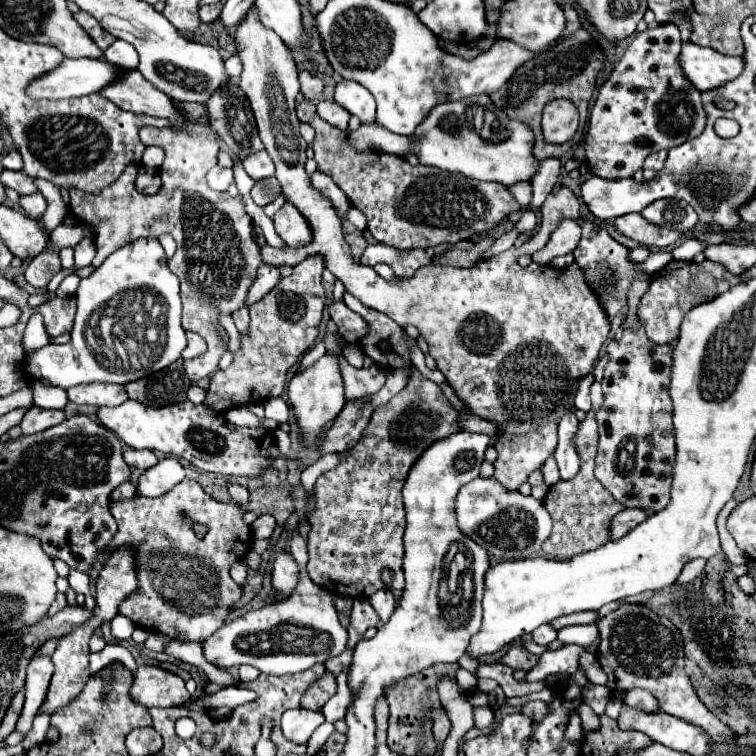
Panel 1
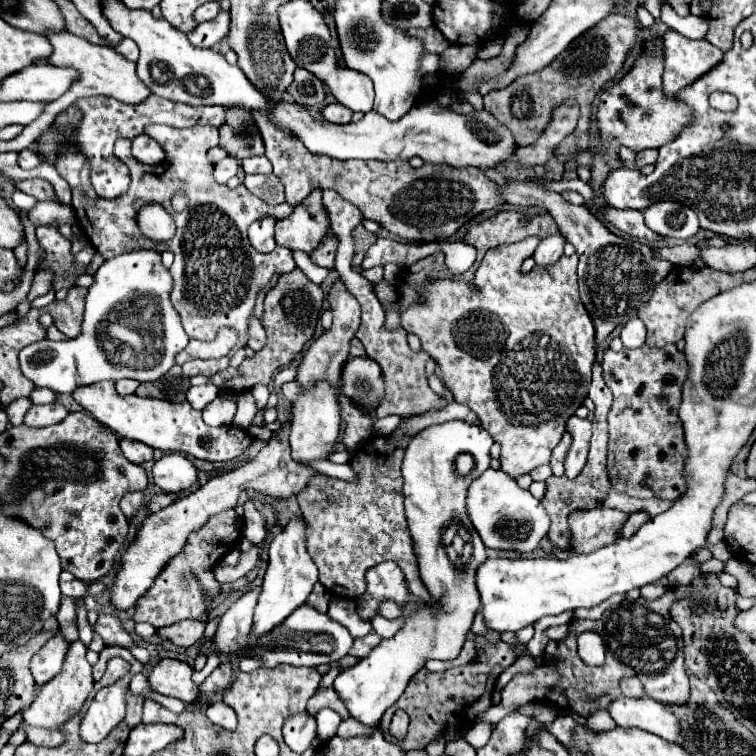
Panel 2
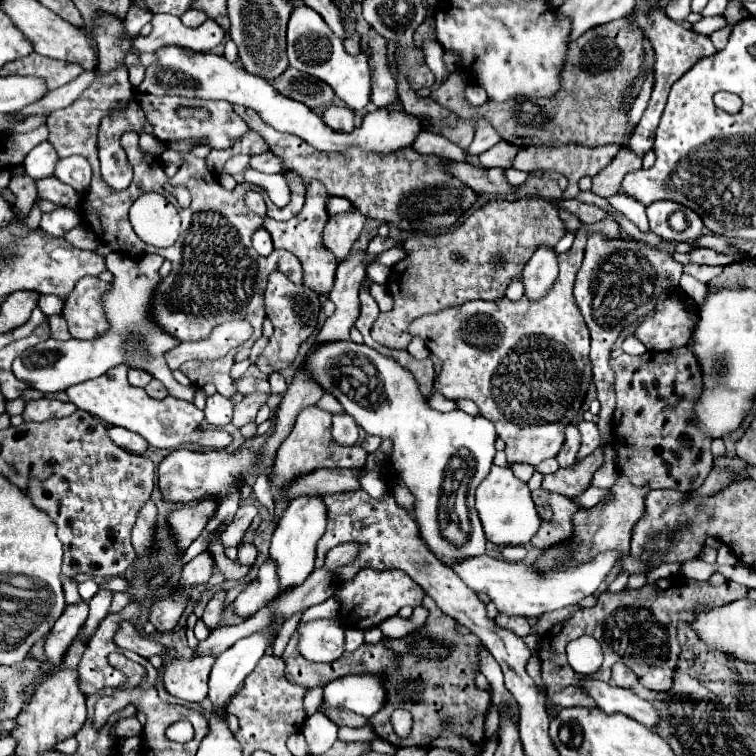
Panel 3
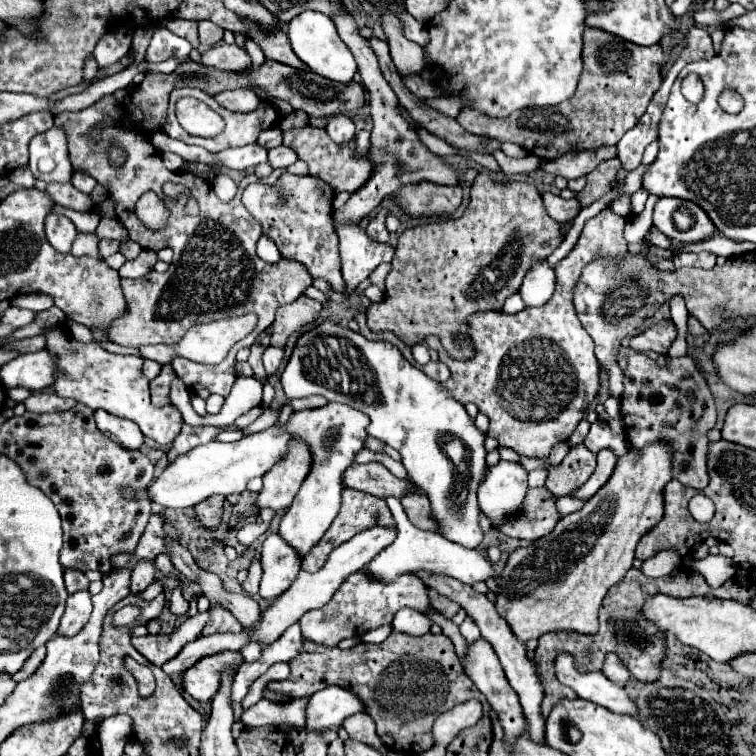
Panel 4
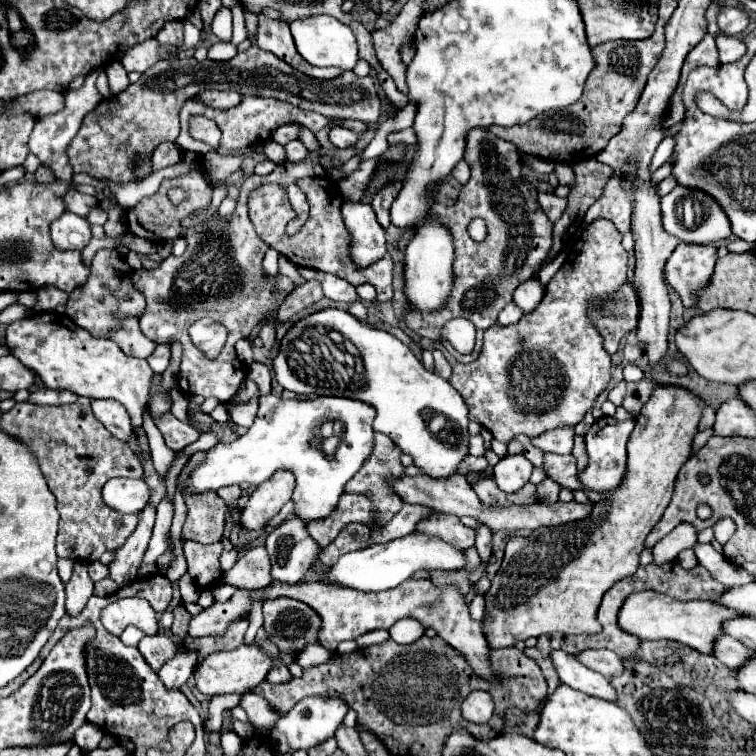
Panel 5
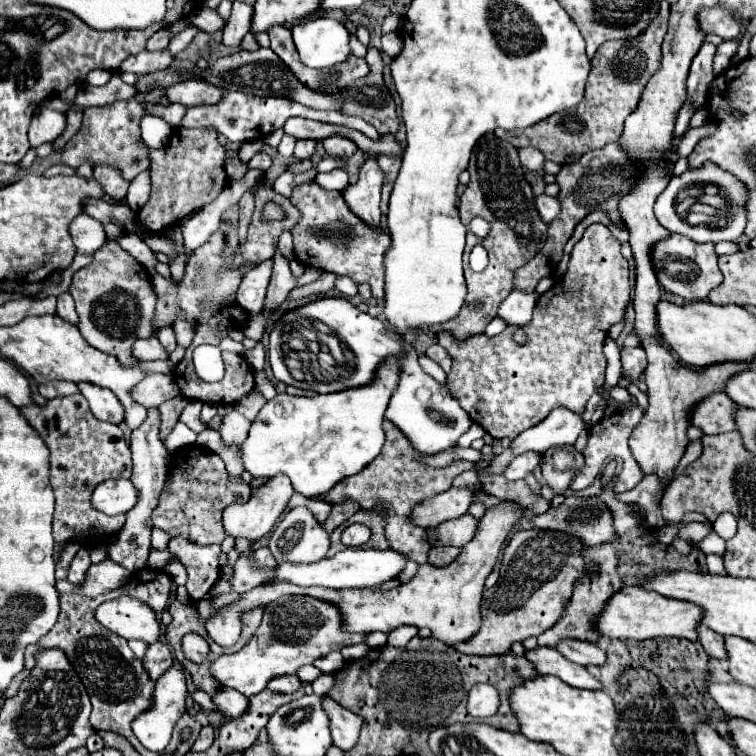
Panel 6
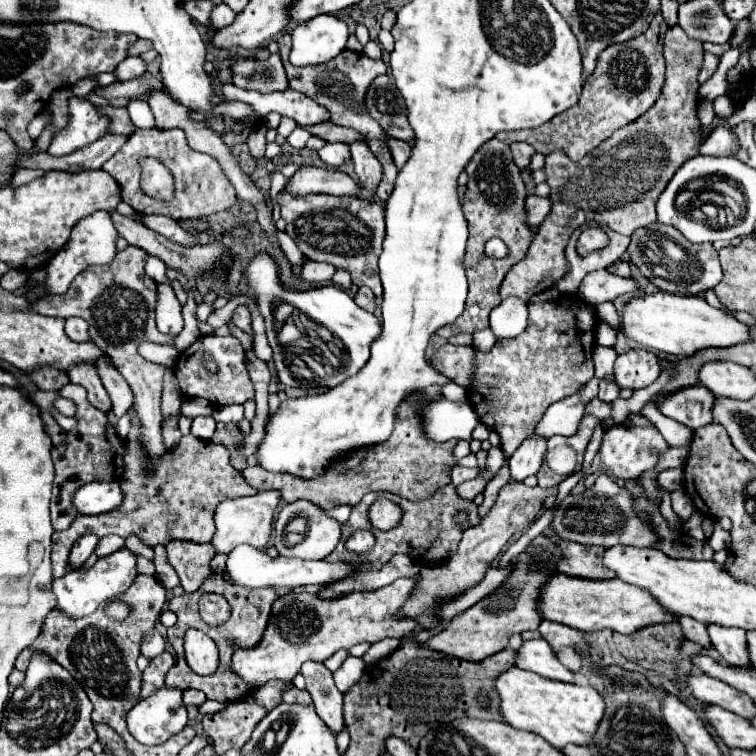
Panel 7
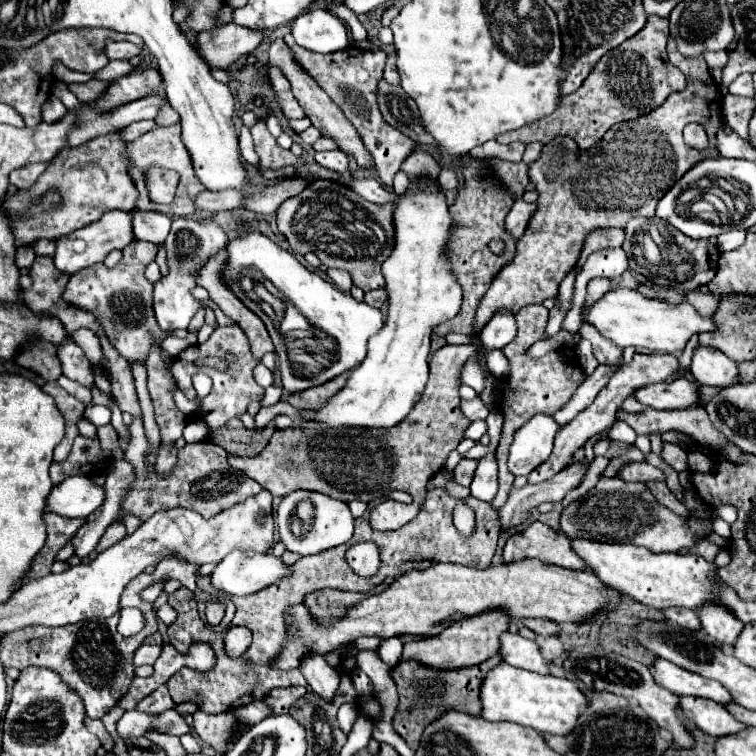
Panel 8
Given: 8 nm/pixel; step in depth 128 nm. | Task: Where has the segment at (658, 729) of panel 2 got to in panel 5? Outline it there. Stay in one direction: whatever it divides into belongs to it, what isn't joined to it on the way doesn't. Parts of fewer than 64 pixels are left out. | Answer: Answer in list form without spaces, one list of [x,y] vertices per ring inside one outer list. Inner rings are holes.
[[[554,650],[550,654],[556,672],[562,680],[562,684],[584,692],[588,696],[600,698],[600,700],[608,700],[608,702],[616,702],[616,690],[612,688],[610,680],[604,678],[602,674],[586,668],[574,654],[568,654],[564,650]]]

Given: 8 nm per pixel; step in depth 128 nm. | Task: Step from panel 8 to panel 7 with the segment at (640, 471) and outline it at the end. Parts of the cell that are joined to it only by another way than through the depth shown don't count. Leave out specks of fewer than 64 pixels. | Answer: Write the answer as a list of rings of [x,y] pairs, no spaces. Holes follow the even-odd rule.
[[[678,468],[678,470],[664,470],[660,472],[658,476],[658,482],[660,486],[666,490],[666,492],[674,492],[674,490],[680,490],[682,488],[682,480],[684,480],[684,472]]]

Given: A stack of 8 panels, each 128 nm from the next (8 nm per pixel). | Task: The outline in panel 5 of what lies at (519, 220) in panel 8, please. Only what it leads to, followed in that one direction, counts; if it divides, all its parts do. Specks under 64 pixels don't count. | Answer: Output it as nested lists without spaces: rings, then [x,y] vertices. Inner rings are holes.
[[[546,192],[538,194],[538,202],[540,202],[544,214],[550,218],[550,222],[556,222],[568,206],[566,198],[558,198],[556,194],[546,194]]]

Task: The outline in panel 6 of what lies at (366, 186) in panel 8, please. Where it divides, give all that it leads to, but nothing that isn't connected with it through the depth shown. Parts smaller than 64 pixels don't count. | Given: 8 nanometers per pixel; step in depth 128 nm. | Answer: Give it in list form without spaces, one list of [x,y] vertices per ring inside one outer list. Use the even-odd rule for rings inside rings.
[[[332,170],[326,174],[318,174],[316,182],[326,190],[344,190],[348,184],[348,172],[346,170]]]

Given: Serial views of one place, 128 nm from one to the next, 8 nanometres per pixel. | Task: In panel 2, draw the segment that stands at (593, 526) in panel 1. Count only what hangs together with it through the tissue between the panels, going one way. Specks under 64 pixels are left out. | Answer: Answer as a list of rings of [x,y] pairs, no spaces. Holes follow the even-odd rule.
[[[594,364],[594,368],[592,368],[592,382],[590,382],[588,396],[594,400],[594,406],[596,406],[594,420],[592,420],[592,440],[590,440],[588,462],[582,468],[580,476],[574,478],[574,480],[568,480],[568,478],[548,478],[546,480],[548,492],[542,498],[542,506],[546,508],[548,516],[552,518],[552,526],[550,526],[550,532],[548,532],[550,538],[548,540],[556,548],[570,548],[570,538],[572,538],[570,526],[568,526],[570,512],[596,508],[600,502],[606,500],[608,490],[610,490],[610,480],[606,480],[606,466],[604,464],[606,464],[606,416],[608,416],[608,410],[610,410],[610,404],[612,404],[612,396],[610,396],[610,390],[606,388],[606,384],[602,380],[600,364]]]

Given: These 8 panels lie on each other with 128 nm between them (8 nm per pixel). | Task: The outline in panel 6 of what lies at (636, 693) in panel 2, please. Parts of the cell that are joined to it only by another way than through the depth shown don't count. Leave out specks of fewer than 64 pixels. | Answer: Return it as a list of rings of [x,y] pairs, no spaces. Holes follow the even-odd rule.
[[[562,640],[558,650],[572,662],[580,666],[602,666],[606,662],[606,652],[600,650],[596,644],[584,644],[580,640]]]

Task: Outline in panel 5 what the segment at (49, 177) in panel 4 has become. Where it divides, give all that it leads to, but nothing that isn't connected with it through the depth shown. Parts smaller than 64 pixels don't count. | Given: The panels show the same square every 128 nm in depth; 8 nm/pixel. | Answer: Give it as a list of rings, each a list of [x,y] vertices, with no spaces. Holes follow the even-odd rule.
[[[104,66],[96,68],[94,72],[90,72],[90,74],[86,76],[82,88],[78,88],[78,90],[66,90],[66,94],[64,94],[64,98],[66,98],[66,106],[64,106],[64,110],[58,112],[58,114],[50,114],[50,116],[42,116],[42,118],[38,118],[38,124],[34,126],[32,136],[30,136],[30,142],[28,142],[30,152],[38,156],[38,160],[40,160],[42,166],[46,166],[46,168],[52,170],[52,174],[54,174],[56,180],[62,180],[62,182],[70,184],[72,188],[75,188],[79,192],[95,197],[100,195],[95,188],[89,185],[78,185],[72,180],[72,174],[74,174],[74,172],[72,172],[72,166],[70,166],[70,162],[68,162],[68,154],[66,154],[66,150],[68,150],[72,138],[76,136],[76,132],[78,132],[78,128],[80,128],[84,116],[86,116],[88,112],[92,112],[94,106],[98,106],[100,100],[102,100],[100,92],[96,90],[96,78],[98,78],[100,72],[104,72]]]

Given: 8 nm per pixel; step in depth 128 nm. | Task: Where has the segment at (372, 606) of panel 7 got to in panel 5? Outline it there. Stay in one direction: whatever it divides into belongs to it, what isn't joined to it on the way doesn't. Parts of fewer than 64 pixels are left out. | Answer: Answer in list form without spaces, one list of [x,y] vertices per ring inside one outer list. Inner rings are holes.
[[[274,598],[264,602],[264,628],[280,648],[284,664],[296,662],[296,652],[316,642],[320,628],[318,614],[292,598]],[[256,644],[252,646],[238,646],[230,652],[214,652],[206,656],[194,670],[196,688],[206,696],[216,694],[230,694],[230,692],[248,692],[256,684],[260,684],[266,678],[266,672],[272,666],[272,658],[266,656]]]

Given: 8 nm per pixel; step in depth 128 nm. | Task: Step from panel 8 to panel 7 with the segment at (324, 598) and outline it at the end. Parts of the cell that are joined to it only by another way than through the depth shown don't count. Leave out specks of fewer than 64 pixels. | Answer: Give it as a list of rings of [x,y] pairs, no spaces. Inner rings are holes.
[[[396,554],[380,570],[352,576],[350,580],[332,584],[330,588],[320,590],[318,596],[338,598],[338,596],[350,594],[354,590],[376,590],[376,588],[384,588],[384,586],[392,584],[398,578],[414,578],[414,576],[418,576],[418,572],[420,572],[420,564],[416,564],[408,554]]]

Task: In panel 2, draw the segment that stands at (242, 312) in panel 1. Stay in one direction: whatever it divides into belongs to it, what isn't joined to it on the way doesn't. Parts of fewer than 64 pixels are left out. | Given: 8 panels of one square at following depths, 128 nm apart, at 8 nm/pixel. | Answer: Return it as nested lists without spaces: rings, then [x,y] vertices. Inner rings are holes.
[[[256,316],[248,318],[248,346],[256,352],[262,348],[262,344],[266,342],[266,332],[260,324],[260,320]]]

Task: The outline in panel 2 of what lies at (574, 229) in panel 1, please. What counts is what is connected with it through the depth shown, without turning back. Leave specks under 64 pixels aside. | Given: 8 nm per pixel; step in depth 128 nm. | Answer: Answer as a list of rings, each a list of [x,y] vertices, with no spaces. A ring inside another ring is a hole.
[[[554,234],[554,236],[548,236],[544,238],[536,252],[534,252],[534,260],[538,266],[548,266],[548,264],[554,264],[560,256],[562,256],[562,250],[564,250],[564,244],[566,244],[566,238],[562,234]]]

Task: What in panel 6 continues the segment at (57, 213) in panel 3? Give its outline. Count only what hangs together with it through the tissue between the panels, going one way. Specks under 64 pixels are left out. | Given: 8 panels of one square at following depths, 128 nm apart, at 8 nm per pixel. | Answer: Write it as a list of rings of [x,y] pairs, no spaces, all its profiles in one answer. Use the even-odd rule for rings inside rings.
[[[78,214],[70,222],[70,236],[74,238],[74,246],[82,254],[94,254],[102,244],[108,242],[102,224],[86,214]]]

